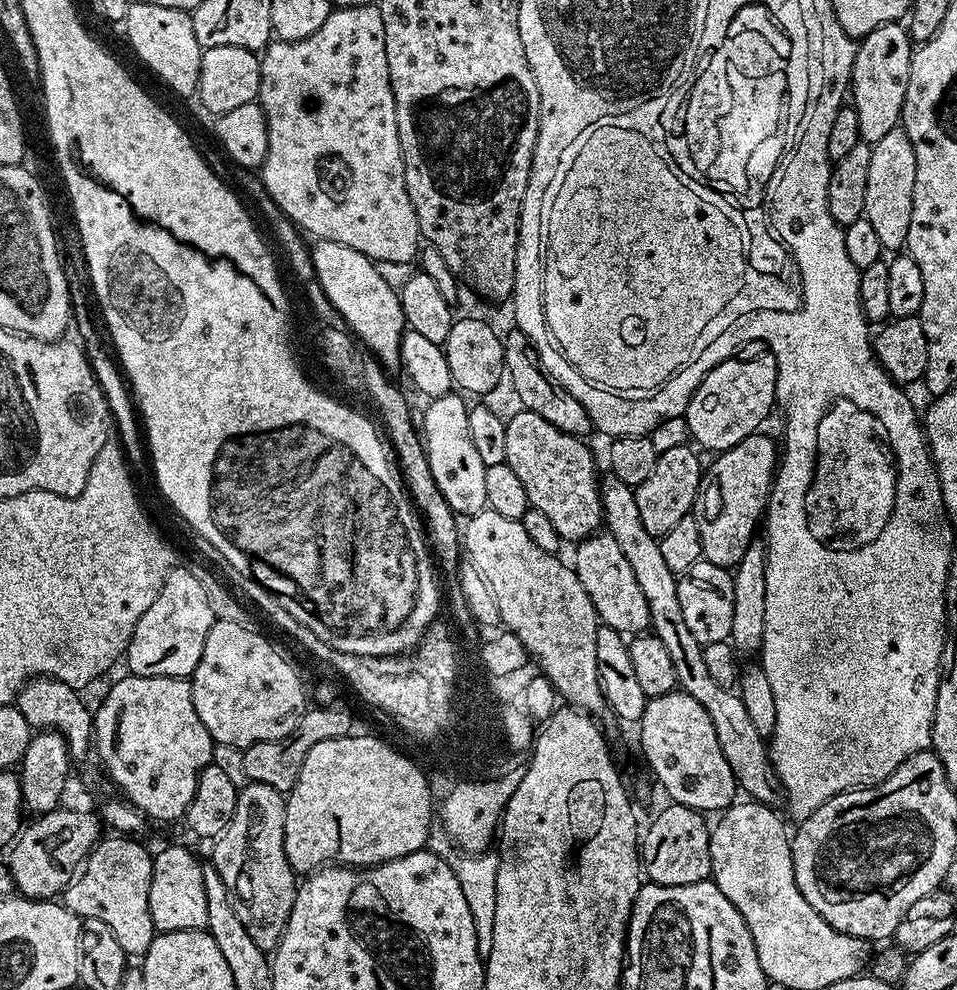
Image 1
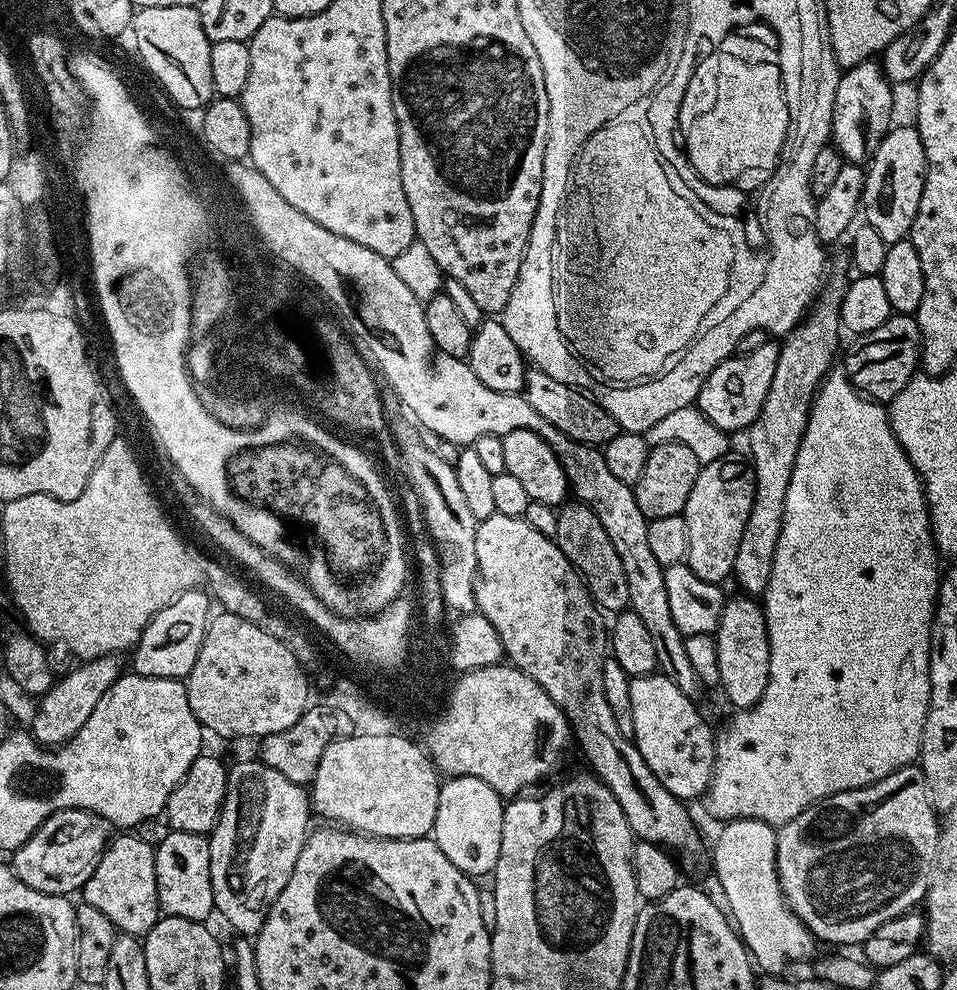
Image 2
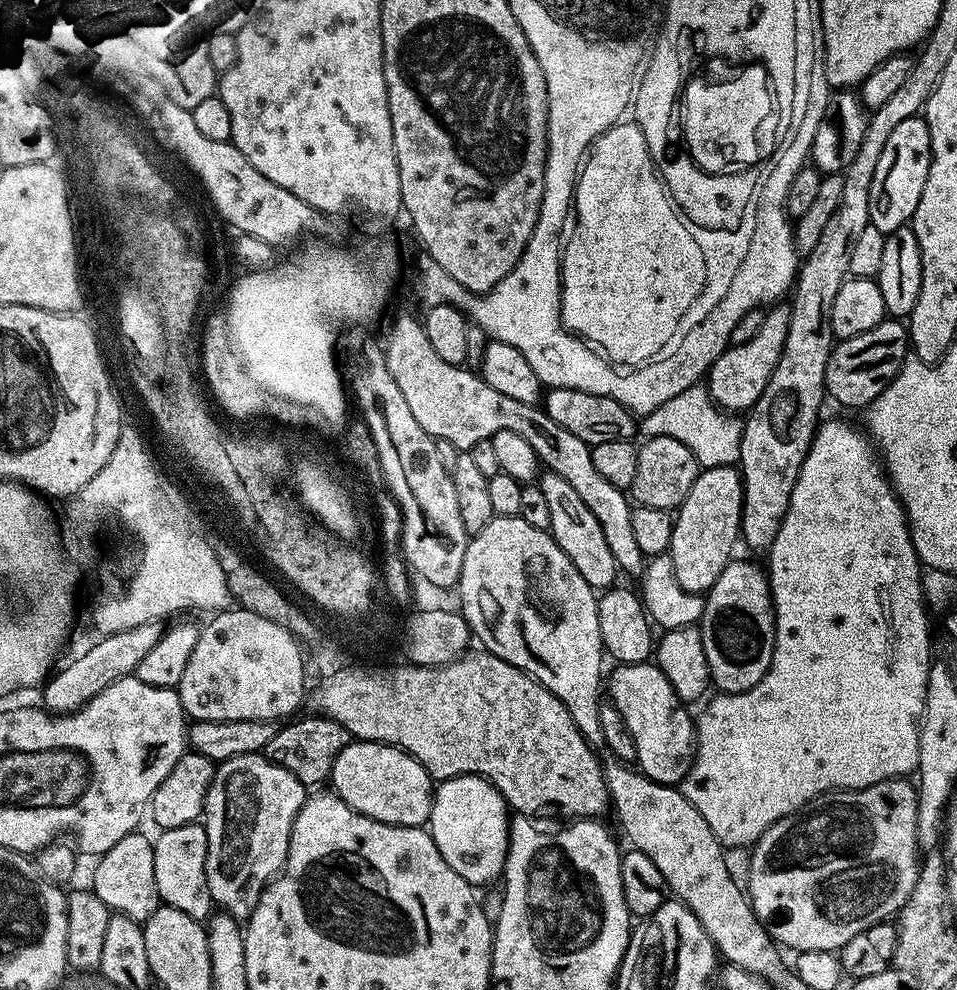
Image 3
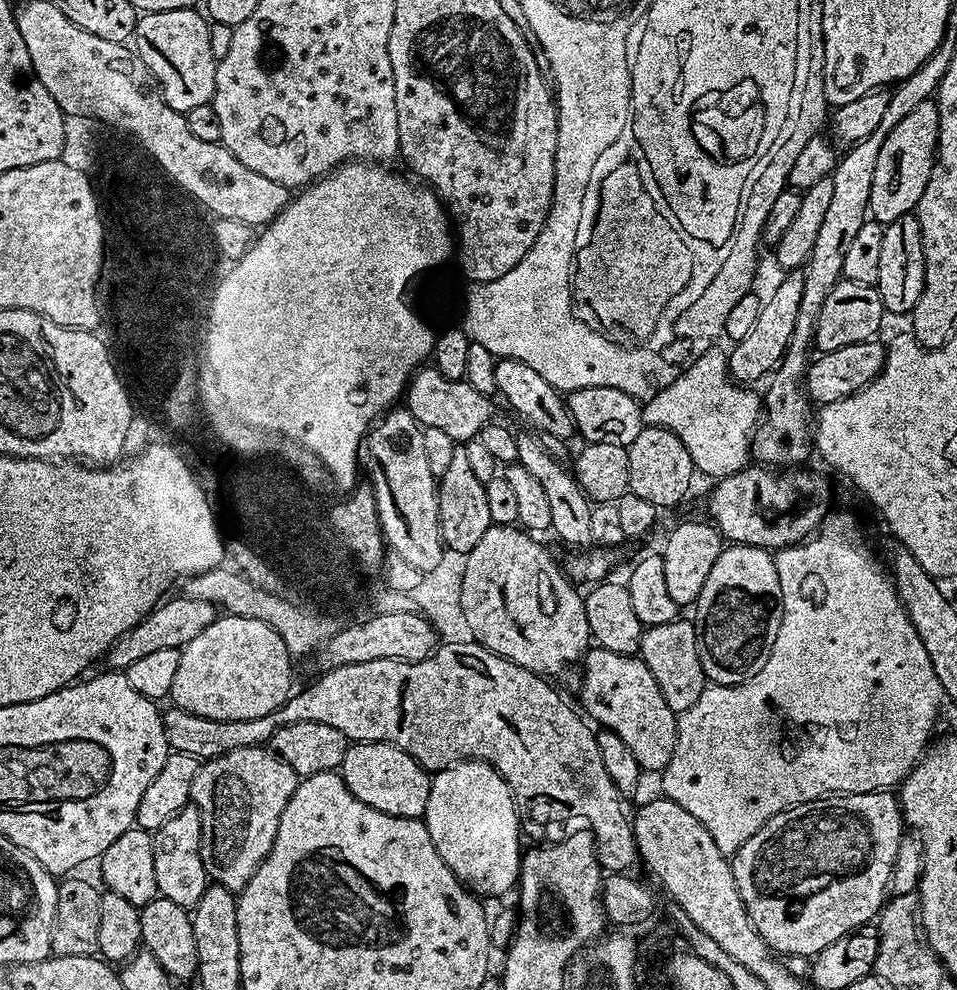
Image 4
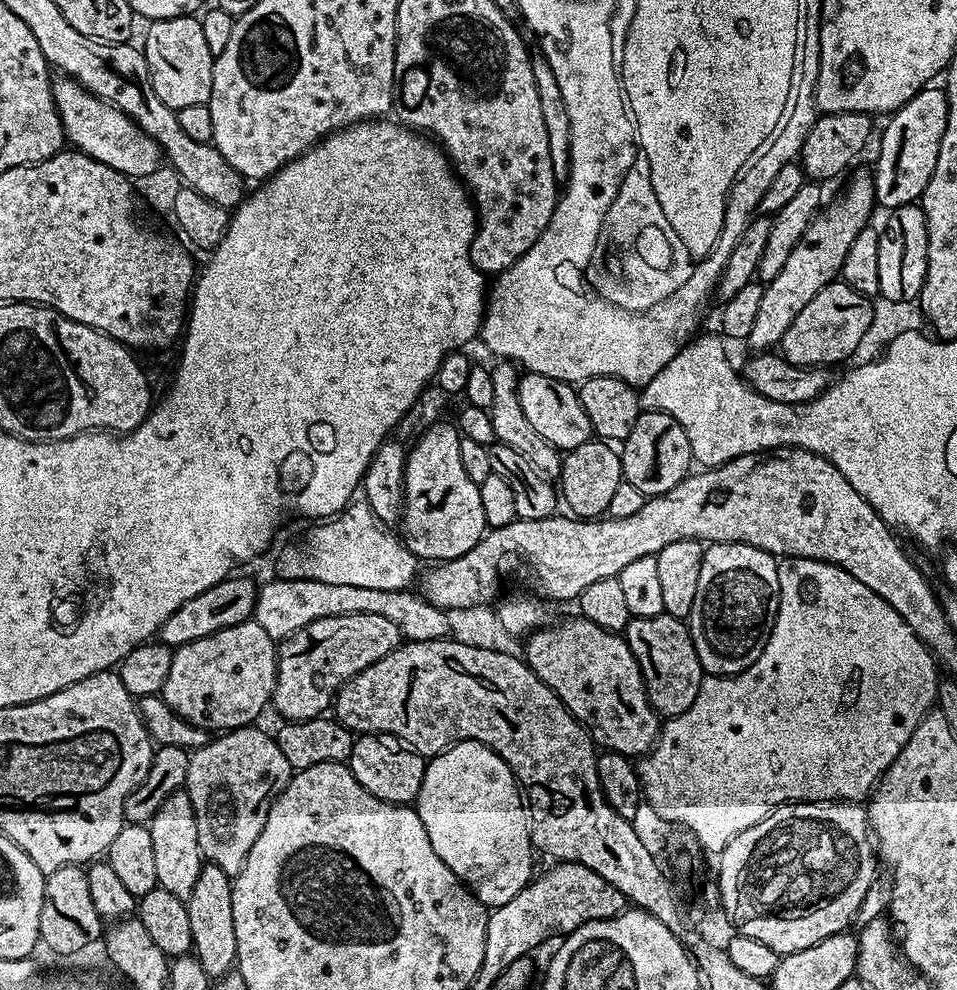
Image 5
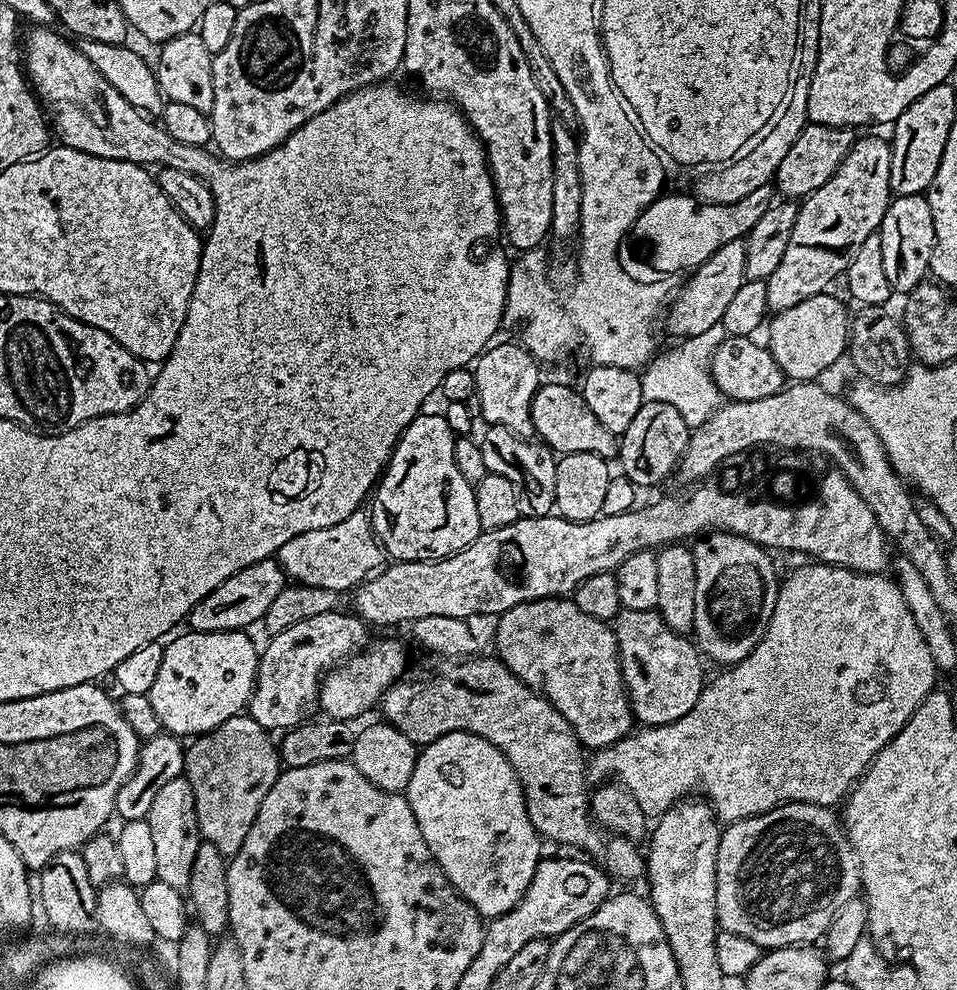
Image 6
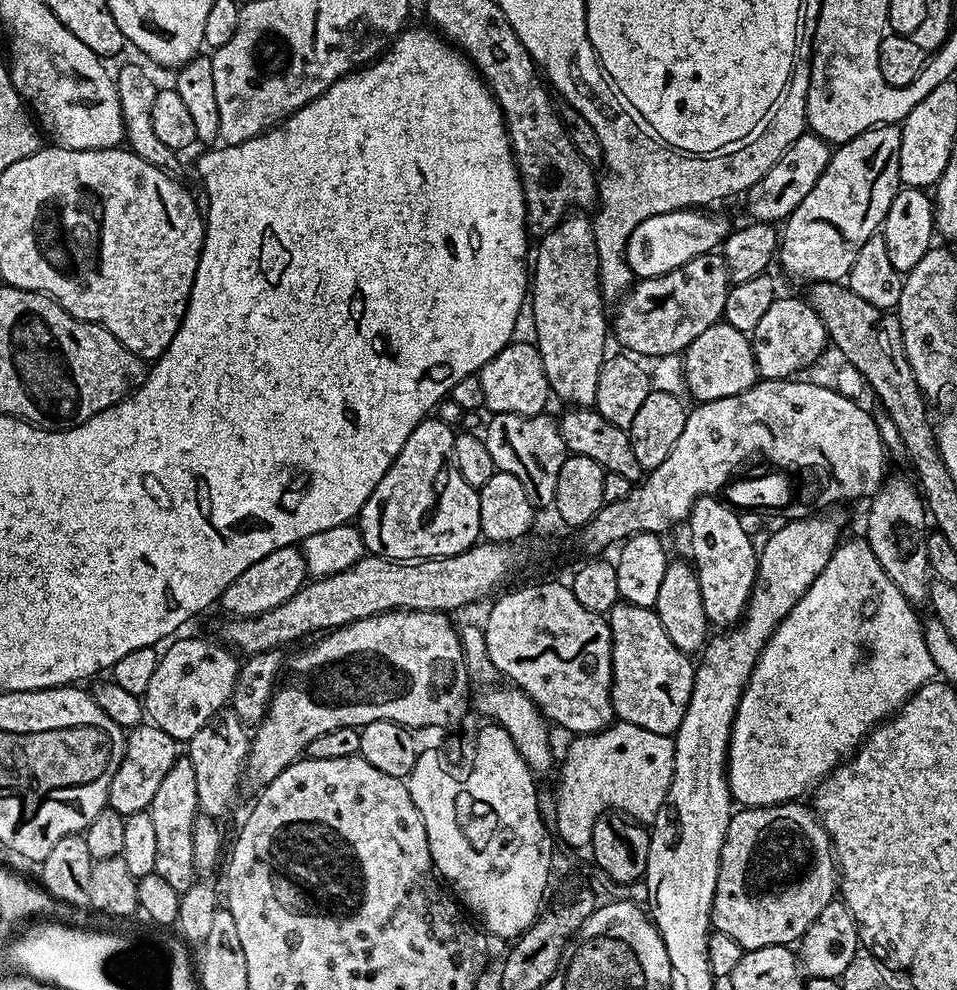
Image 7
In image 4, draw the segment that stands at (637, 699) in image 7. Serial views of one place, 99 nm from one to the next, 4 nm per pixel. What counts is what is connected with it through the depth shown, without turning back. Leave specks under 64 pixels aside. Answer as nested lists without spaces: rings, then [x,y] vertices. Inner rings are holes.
[[[677,618],[665,624],[647,625],[640,633],[638,655],[650,674],[654,674],[654,682],[658,682],[658,690],[662,690],[662,698],[666,698],[673,712],[682,713],[698,702],[698,694],[706,687],[706,677],[698,658],[696,626],[691,619]]]

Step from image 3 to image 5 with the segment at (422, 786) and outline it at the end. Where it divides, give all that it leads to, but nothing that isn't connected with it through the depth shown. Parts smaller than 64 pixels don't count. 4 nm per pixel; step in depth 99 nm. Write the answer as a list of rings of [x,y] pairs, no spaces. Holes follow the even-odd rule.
[[[360,734],[353,739],[352,752],[346,763],[354,778],[358,778],[360,785],[370,790],[374,798],[391,804],[411,805],[422,786],[426,760],[396,736]]]

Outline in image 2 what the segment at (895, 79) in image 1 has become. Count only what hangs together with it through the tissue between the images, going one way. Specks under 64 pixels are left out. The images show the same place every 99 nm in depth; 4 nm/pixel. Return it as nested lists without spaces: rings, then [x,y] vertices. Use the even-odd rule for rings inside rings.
[[[869,58],[847,69],[840,77],[840,85],[834,91],[836,103],[831,109],[832,116],[830,112],[830,124],[832,120],[832,132],[836,135],[835,143],[838,145],[838,151],[845,161],[867,161],[893,127],[894,85],[888,79],[888,74],[883,67],[875,59]]]

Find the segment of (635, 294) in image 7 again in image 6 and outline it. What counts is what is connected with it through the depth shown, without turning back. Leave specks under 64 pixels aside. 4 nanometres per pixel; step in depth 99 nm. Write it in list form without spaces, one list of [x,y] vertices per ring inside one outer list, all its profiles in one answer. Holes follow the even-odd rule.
[[[743,239],[731,240],[718,246],[718,250],[714,250],[714,254],[710,254],[710,258],[706,258],[706,262],[702,262],[687,277],[689,280],[685,282],[684,289],[680,288],[672,296],[666,312],[669,330],[676,338],[685,338],[705,333],[715,324],[721,323],[726,306],[745,282],[745,274],[746,246]]]

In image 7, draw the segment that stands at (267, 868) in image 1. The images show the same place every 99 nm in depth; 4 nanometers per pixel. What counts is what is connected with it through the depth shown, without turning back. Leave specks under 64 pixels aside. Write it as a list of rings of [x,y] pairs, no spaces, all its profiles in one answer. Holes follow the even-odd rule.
[[[225,706],[219,712],[215,712],[210,722],[206,722],[206,726],[202,726],[202,730],[198,730],[198,734],[194,734],[194,738],[187,741],[186,755],[190,766],[194,766],[194,783],[198,785],[198,802],[203,815],[223,818],[235,806],[236,795],[240,792],[240,776],[242,780],[246,772],[249,747],[249,729],[240,721],[238,714],[234,714],[230,706]]]

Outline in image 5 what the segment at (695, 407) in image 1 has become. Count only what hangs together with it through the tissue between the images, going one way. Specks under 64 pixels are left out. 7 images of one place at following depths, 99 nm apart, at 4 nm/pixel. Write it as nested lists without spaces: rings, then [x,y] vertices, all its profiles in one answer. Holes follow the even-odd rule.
[[[856,176],[848,184],[844,196],[837,200],[829,199],[810,222],[804,238],[794,246],[794,254],[786,258],[786,266],[782,266],[782,274],[778,278],[767,281],[763,285],[764,293],[758,309],[758,316],[750,330],[747,343],[753,344],[756,350],[772,350],[777,347],[786,334],[786,326],[798,318],[802,306],[814,298],[830,283],[843,273],[846,254],[850,244],[858,238],[863,228],[869,227],[872,208],[877,207],[876,185],[873,177]]]

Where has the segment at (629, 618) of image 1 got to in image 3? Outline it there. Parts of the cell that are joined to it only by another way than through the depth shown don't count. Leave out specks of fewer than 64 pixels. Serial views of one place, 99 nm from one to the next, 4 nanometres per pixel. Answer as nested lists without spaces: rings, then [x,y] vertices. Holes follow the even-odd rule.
[[[545,471],[539,477],[538,487],[542,494],[546,494],[552,537],[556,539],[556,545],[563,550],[566,558],[574,562],[574,570],[578,570],[578,574],[586,578],[593,590],[607,590],[613,587],[617,583],[616,576],[618,577],[616,559],[614,554],[610,554],[610,546],[606,546],[606,534],[598,518],[590,514],[590,506],[586,506],[586,502],[578,498],[574,486],[570,486],[570,482],[566,482],[566,478],[562,478],[557,472]]]

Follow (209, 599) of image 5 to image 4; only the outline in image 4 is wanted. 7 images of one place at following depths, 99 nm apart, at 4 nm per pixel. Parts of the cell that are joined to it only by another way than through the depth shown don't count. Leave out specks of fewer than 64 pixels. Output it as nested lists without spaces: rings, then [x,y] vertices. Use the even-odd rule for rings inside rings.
[[[187,594],[175,596],[157,604],[149,616],[142,622],[138,622],[138,626],[134,626],[126,634],[122,634],[122,638],[118,638],[108,647],[106,661],[108,660],[109,669],[126,670],[134,662],[138,662],[138,658],[143,658],[154,650],[184,648],[190,642],[190,638],[198,638],[198,634],[202,634],[202,630],[206,630],[206,626],[210,626],[210,622],[216,620],[218,609],[215,604]]]

